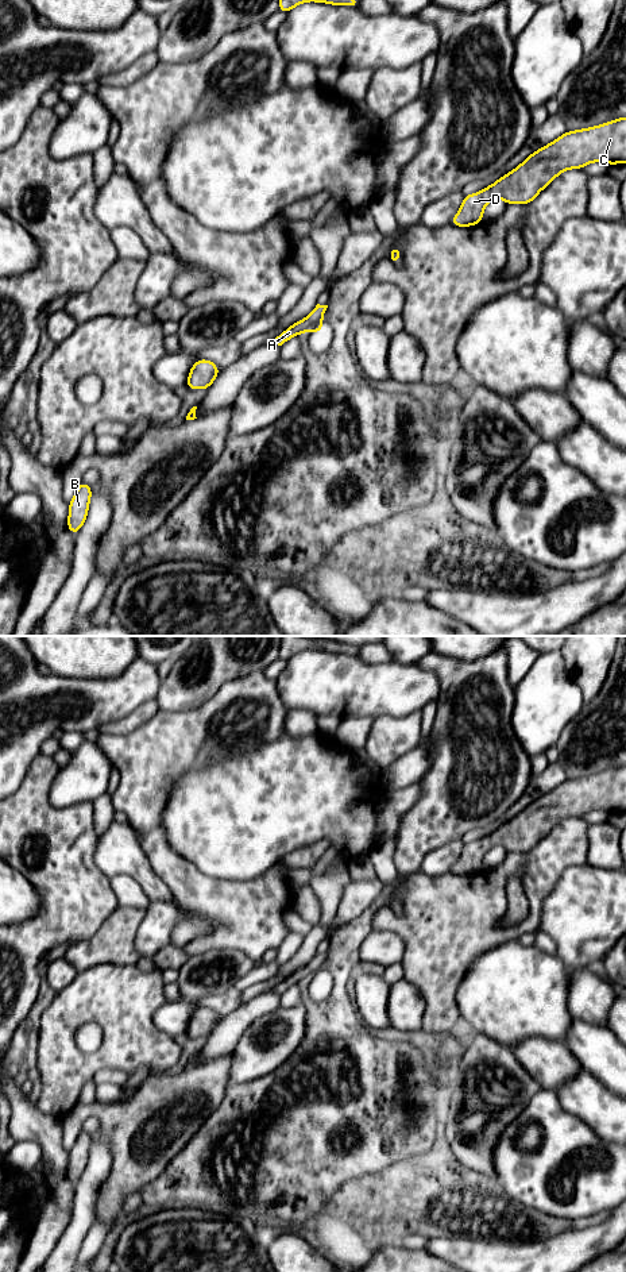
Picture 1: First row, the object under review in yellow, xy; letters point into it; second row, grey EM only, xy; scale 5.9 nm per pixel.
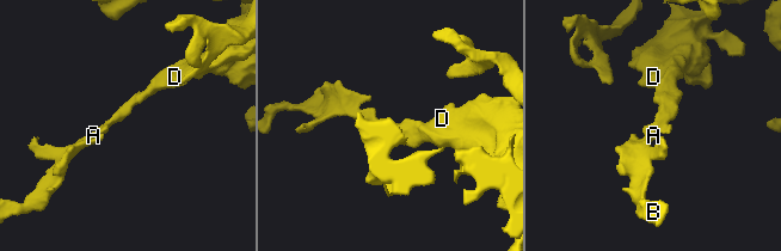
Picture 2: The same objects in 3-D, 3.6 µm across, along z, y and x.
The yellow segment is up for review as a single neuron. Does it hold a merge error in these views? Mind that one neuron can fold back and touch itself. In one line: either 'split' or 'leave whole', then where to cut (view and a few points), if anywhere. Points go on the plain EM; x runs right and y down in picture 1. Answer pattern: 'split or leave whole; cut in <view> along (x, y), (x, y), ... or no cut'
leave whole; no cut

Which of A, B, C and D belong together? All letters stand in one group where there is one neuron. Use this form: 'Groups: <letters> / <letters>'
Groups: A B C D

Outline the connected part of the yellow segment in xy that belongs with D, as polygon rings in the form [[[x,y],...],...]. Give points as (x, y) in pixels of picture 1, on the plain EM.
[[[626,766],[567,779],[486,837],[463,844],[463,852],[451,872],[479,872],[483,870],[484,855],[494,847],[526,853],[559,822],[569,817],[583,817],[591,810],[626,812]]]

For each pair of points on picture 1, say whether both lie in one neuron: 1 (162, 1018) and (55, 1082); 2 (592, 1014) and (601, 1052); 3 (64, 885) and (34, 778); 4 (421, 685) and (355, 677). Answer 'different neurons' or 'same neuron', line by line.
1: different neurons
2: different neurons
3: same neuron
4: same neuron

